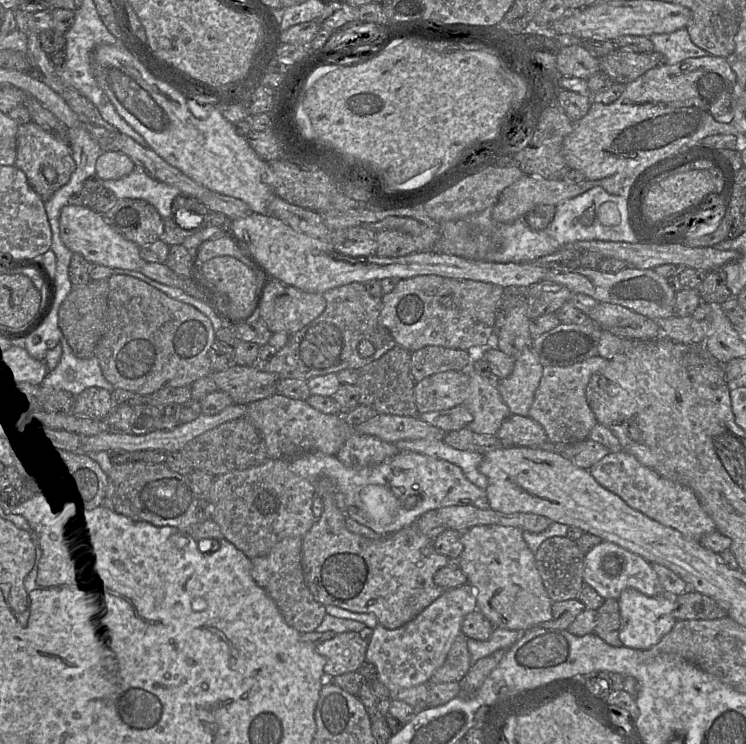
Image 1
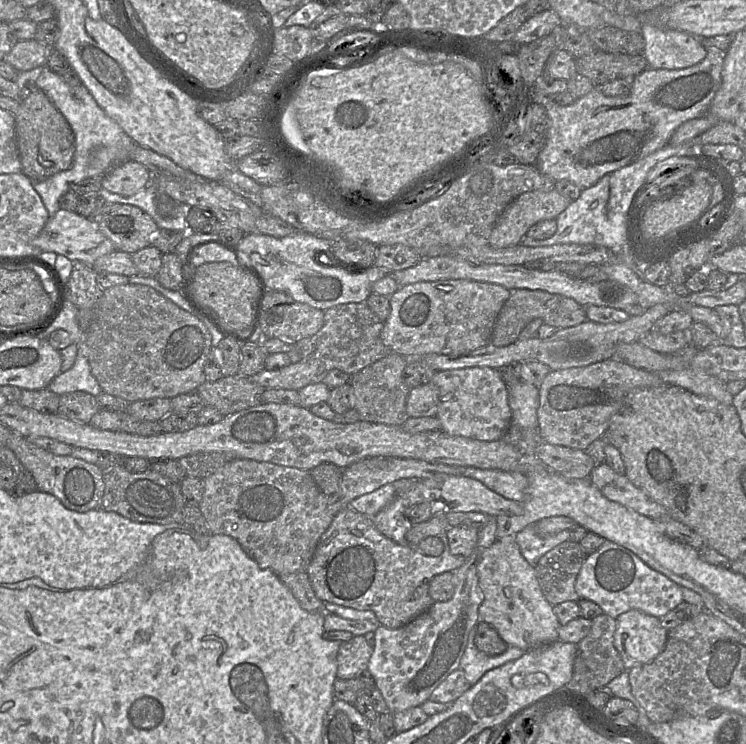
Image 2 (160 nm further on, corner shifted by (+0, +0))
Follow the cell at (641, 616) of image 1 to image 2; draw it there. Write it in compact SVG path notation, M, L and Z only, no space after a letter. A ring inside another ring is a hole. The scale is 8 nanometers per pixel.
M632 609L616 620L614 646L625 670L652 662L664 650L669 630L661 625L659 618Z

